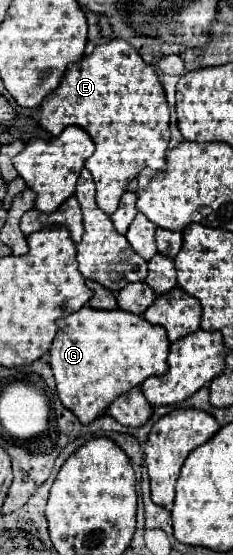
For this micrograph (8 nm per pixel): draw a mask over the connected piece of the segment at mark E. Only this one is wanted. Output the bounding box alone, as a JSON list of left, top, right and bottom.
[40,40,170,214]

